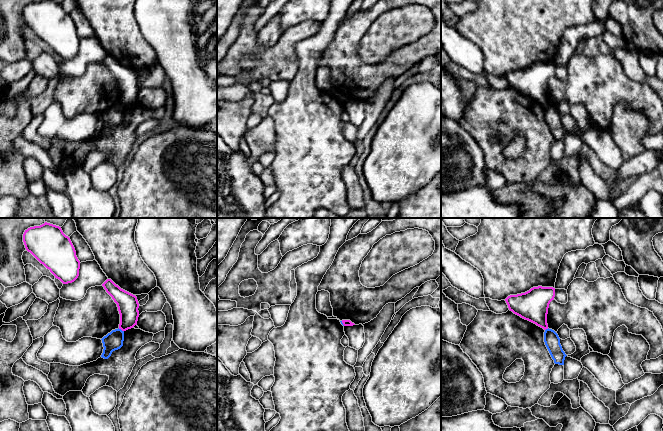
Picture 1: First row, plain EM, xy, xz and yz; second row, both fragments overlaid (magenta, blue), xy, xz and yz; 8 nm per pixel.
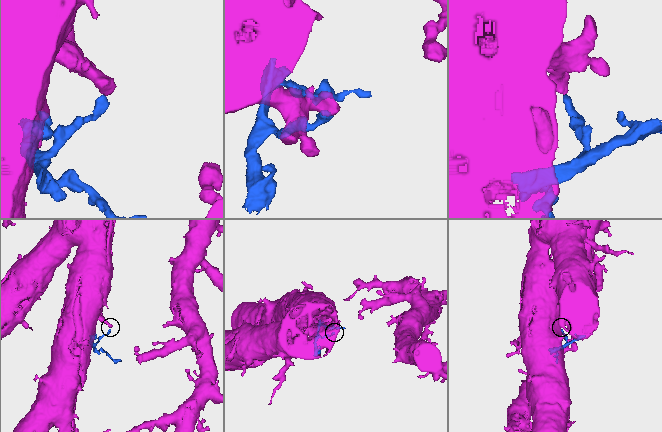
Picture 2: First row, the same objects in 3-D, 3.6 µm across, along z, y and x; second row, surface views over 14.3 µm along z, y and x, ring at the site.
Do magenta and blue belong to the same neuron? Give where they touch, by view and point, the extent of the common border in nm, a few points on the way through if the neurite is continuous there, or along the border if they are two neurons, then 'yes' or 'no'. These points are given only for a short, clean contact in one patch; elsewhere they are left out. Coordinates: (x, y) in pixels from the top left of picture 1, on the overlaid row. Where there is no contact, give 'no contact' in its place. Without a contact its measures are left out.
xy (121, 329) | 50 nm | along xy (118, 328), (123, 331) | no

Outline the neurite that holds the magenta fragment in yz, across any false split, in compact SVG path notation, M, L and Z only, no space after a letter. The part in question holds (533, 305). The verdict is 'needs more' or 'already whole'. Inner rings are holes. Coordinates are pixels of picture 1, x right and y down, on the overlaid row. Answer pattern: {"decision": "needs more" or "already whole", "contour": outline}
{"decision": "already whole", "contour": "M538 286L525 293L510 295L505 301L514 314L546 330L548 308L554 297L555 288Z"}

